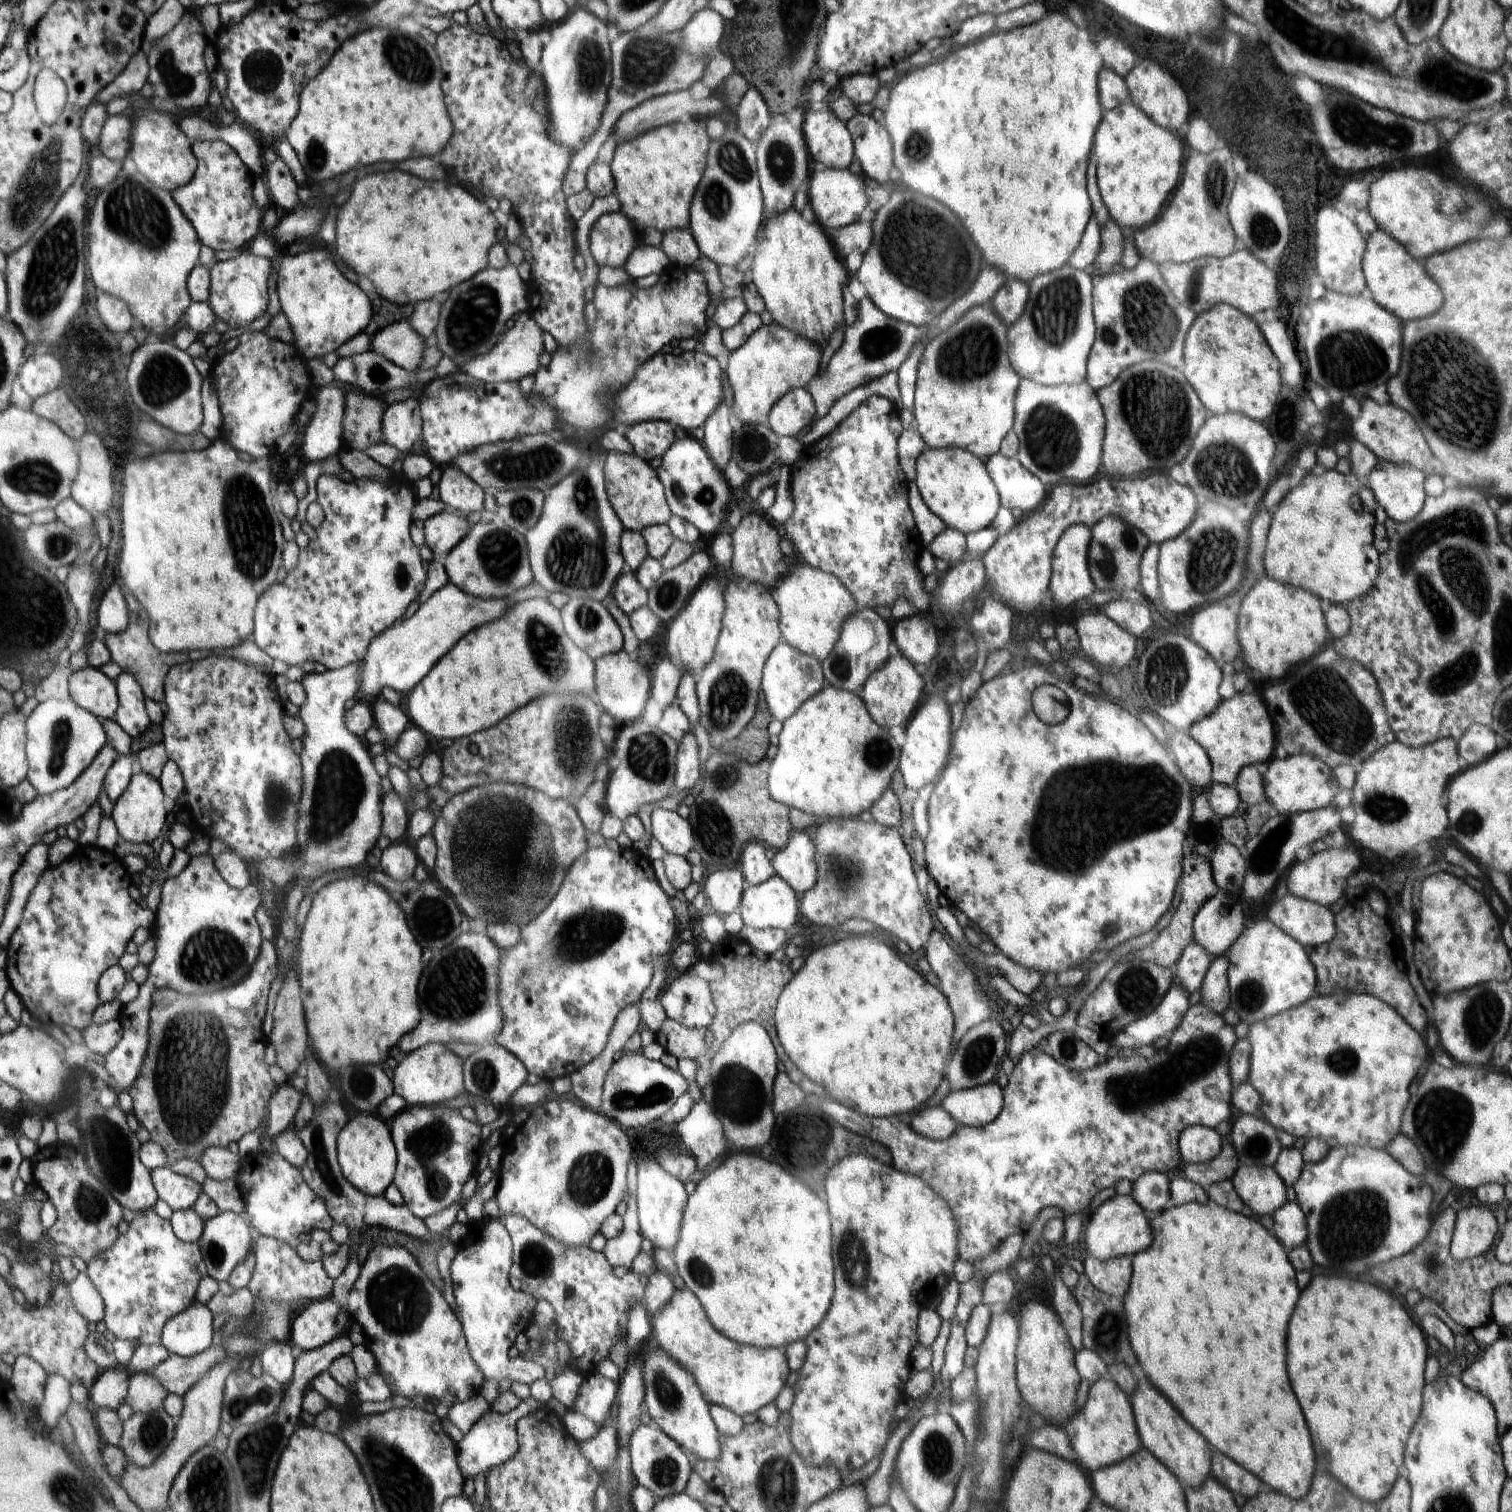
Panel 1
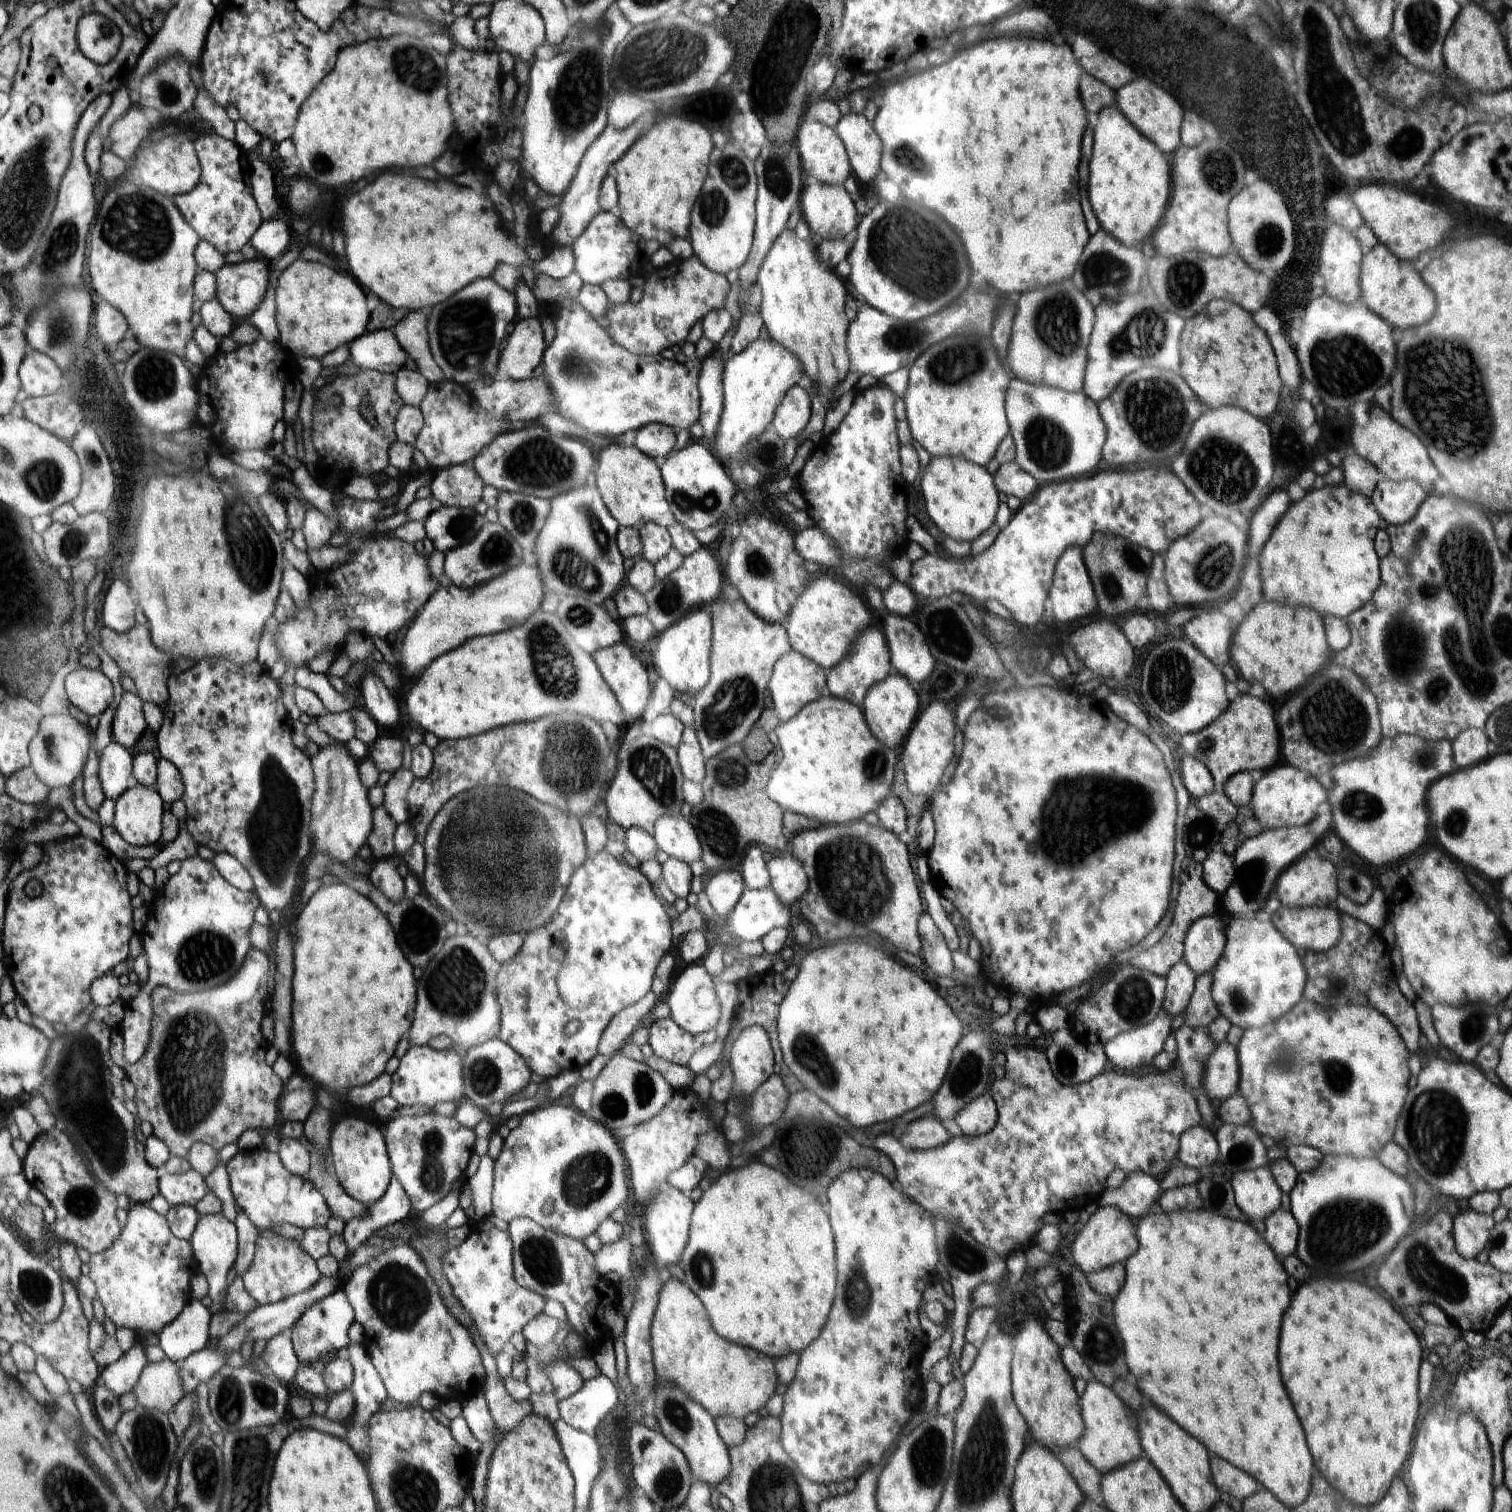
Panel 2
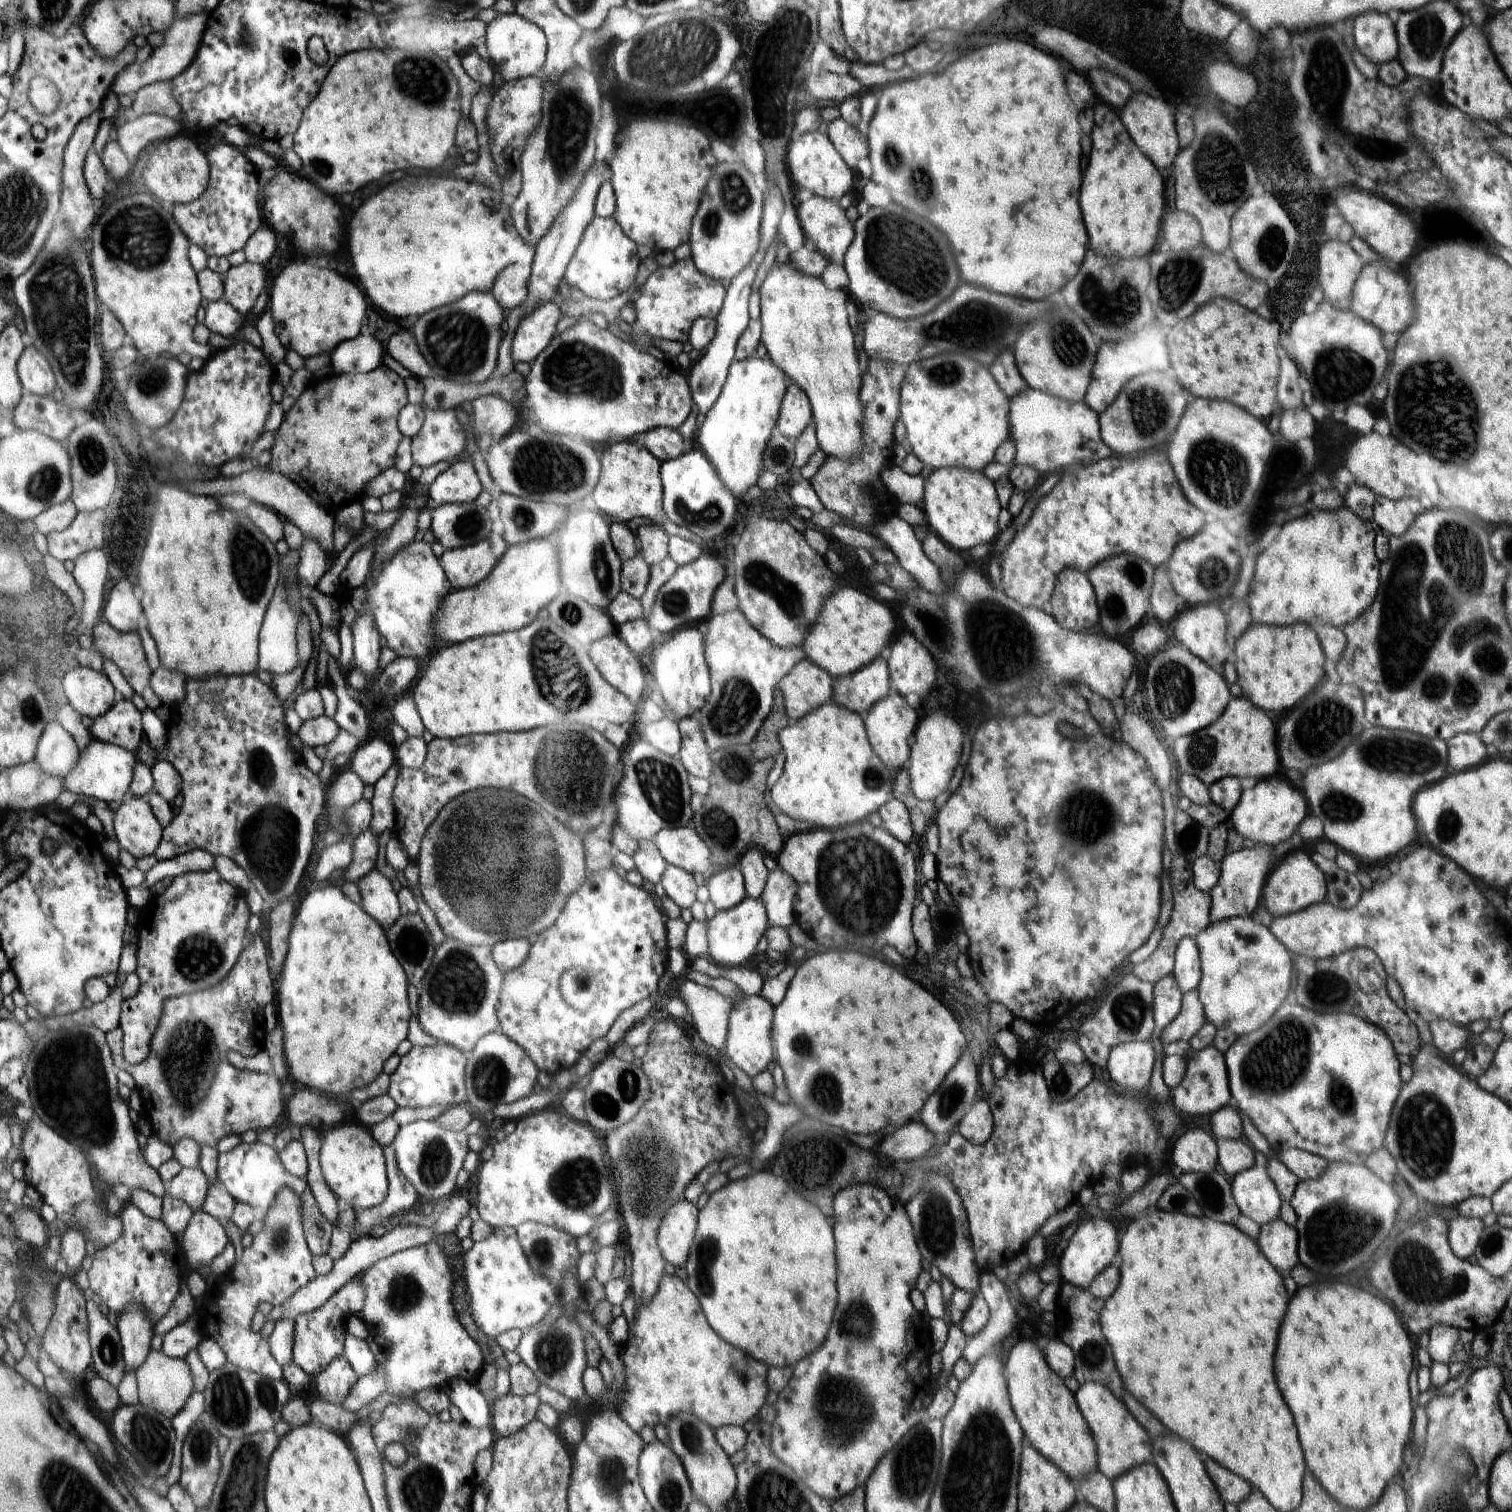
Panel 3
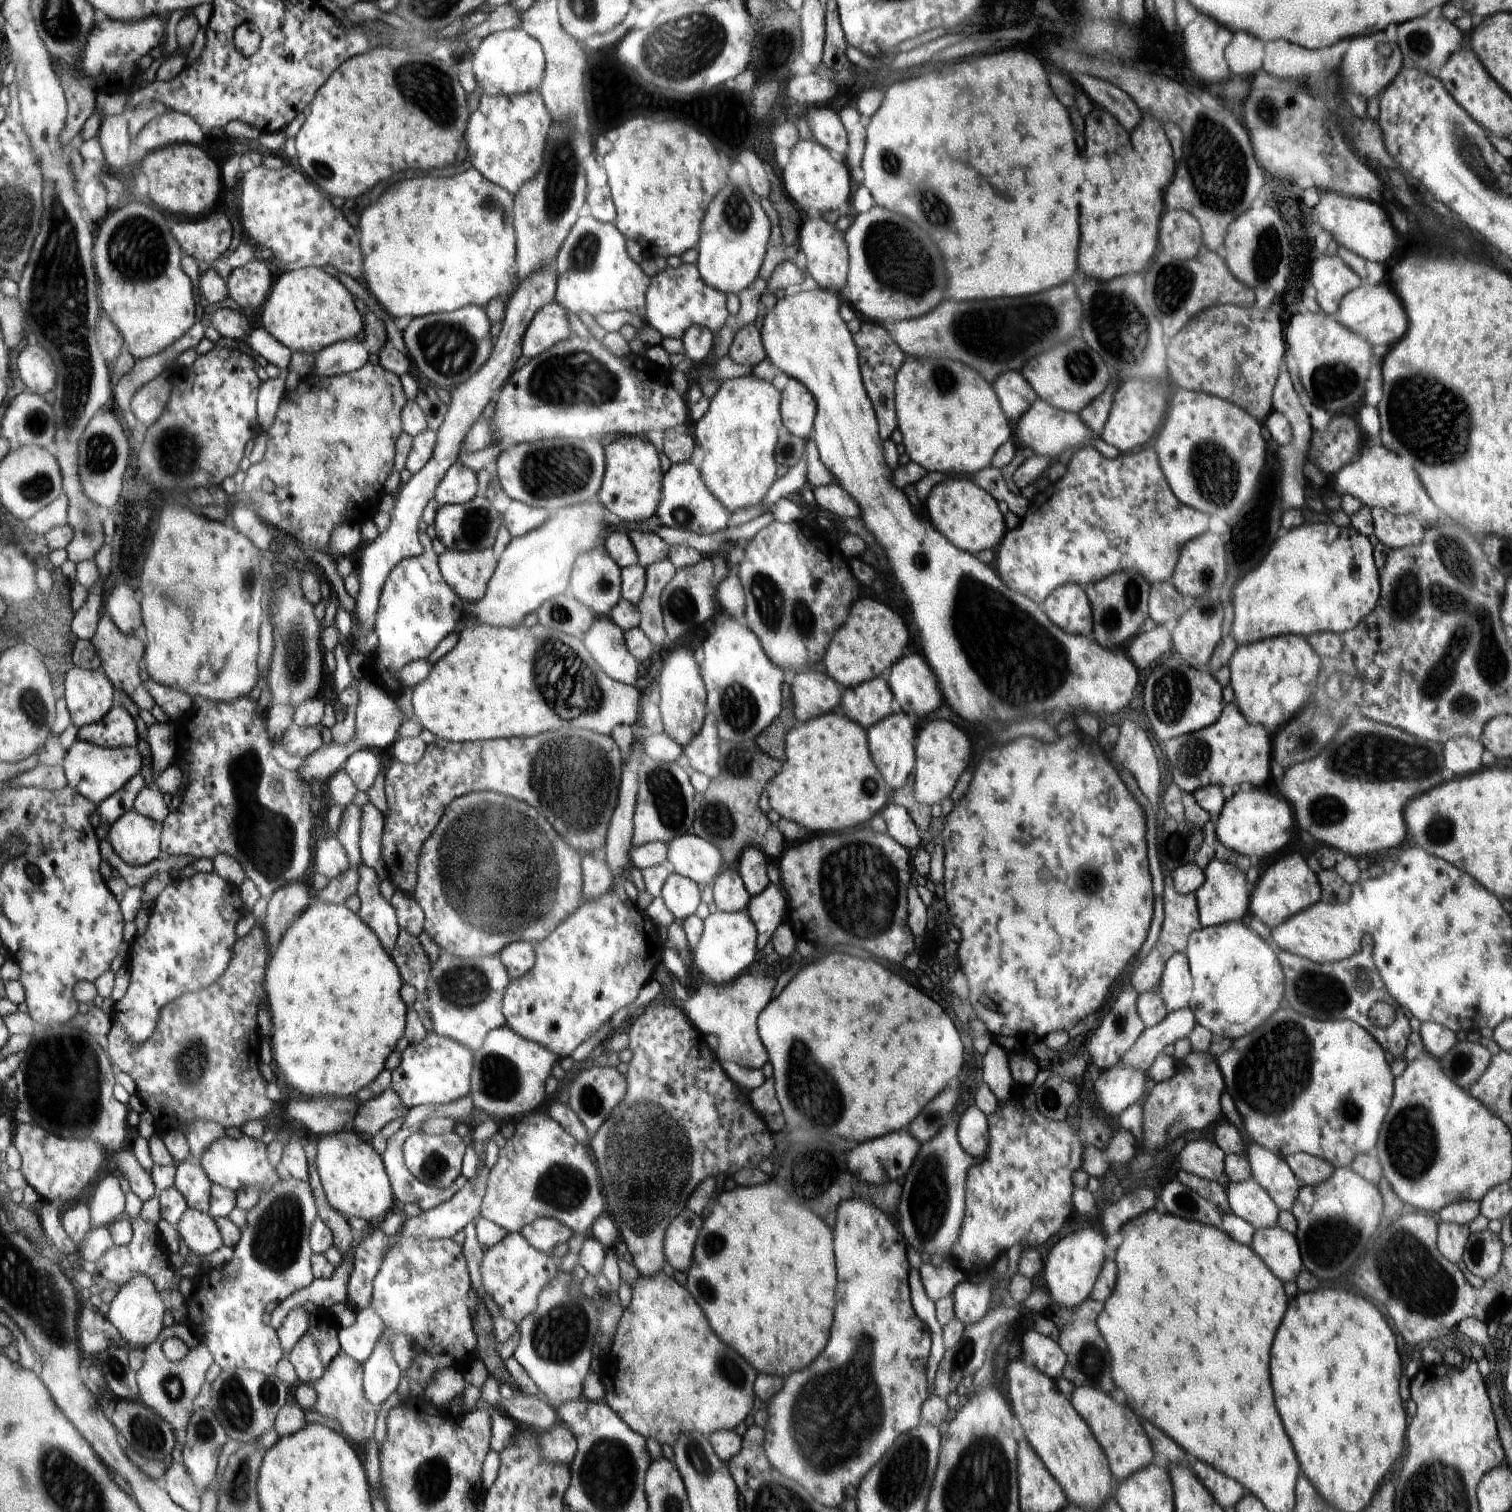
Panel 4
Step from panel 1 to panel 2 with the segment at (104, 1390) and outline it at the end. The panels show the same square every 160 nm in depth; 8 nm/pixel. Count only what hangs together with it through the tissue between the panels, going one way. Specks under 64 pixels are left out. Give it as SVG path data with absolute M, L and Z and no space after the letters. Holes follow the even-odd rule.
M142 1341L136 1343L124 1358L103 1370L101 1376L118 1396L134 1391L140 1382L144 1369L150 1363L146 1346Z

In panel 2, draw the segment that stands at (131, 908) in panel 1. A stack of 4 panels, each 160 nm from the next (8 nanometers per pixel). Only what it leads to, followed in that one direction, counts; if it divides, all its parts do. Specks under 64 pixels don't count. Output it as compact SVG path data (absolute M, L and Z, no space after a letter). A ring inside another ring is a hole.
M74 836L46 842L42 846L44 847L45 855L40 864L29 871L21 872L21 875L11 884L7 900L4 938L2 940L5 948L5 959L3 962L6 976L12 978L17 993L26 1001L33 1014L46 1018L52 1024L56 1024L56 1022L70 1024L78 1014L82 1014L94 1002L92 987L94 982L98 980L98 977L112 973L112 970L116 968L116 964L120 964L120 962L131 961L130 940L132 940L132 936L134 936L136 931L134 929L134 904L132 904L132 894L128 890L128 873L131 863L123 861L116 853L106 847L103 842L95 841L90 837ZM32 880L38 880L44 886L44 894L42 896L37 896L36 898L28 896L26 886Z

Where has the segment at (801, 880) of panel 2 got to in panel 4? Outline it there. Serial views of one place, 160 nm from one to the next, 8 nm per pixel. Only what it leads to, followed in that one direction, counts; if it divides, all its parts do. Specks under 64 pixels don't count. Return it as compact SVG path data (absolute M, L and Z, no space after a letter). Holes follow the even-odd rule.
M770 883L760 894L751 897L751 902L746 908L758 933L756 939L758 951L768 944L770 936L775 934L774 930L778 930L778 924L782 922L786 902L784 902L784 896L778 887L780 886Z

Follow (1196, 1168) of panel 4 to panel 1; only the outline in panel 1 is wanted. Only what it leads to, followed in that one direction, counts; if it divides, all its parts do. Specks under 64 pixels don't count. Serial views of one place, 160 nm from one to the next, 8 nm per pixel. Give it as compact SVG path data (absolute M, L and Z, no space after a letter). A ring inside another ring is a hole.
M1192 1125L1180 1133L1177 1154L1186 1164L1207 1163L1222 1150L1222 1139L1213 1128Z

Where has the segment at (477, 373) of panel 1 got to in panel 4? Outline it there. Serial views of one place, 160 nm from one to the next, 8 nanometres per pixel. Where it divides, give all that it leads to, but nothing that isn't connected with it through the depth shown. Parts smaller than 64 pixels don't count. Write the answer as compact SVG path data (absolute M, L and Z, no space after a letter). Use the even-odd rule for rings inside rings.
M556 300L548 302L528 324L523 334L521 355L534 358L547 348L568 340L574 335L565 308Z

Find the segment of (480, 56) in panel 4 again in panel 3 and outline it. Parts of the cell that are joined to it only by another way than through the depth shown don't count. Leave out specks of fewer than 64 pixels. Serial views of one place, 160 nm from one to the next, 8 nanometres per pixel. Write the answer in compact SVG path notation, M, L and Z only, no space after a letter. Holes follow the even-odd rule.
M518 13L504 14L487 24L485 50L482 52L489 59L494 72L498 72L505 82L524 77L534 77L544 64L546 54L546 38L544 31L532 21L518 16Z

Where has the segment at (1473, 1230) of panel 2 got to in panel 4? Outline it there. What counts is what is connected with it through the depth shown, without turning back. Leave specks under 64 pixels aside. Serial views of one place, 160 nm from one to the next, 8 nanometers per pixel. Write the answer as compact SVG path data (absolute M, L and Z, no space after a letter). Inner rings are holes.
M1447 1222L1440 1223L1437 1236L1437 1247L1440 1254L1452 1264L1460 1265L1469 1234L1467 1225Z

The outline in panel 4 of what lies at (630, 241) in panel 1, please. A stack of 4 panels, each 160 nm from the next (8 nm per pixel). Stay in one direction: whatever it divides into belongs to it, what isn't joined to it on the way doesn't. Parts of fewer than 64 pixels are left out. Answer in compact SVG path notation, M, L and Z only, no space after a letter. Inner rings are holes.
M592 216L580 218L560 247L553 265L557 275L554 300L578 317L582 312L595 317L604 312L628 310L648 325L645 304L651 280L630 258L626 241L614 223L602 224Z

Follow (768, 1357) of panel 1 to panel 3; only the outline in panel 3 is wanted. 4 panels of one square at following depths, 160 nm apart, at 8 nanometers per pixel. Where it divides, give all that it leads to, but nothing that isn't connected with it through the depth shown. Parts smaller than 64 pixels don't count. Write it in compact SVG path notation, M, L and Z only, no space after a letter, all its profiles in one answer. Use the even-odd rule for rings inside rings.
M665 1274L659 1284L658 1292L647 1303L635 1308L632 1324L628 1329L628 1339L622 1348L621 1361L624 1367L622 1396L618 1400L619 1415L636 1431L644 1425L654 1428L656 1424L666 1424L672 1416L681 1412L692 1412L713 1430L726 1424L743 1426L758 1408L764 1404L766 1394L766 1366L745 1352L732 1348L733 1344L724 1342L706 1322L702 1305L694 1296L690 1286L686 1286L676 1275Z

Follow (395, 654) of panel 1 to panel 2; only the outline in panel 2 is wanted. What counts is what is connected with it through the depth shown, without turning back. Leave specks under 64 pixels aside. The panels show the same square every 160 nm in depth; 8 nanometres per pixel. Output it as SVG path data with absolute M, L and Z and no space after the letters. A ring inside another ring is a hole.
M523 562L504 571L499 577L472 588L458 588L447 582L422 608L422 612L418 614L415 622L408 628L403 641L398 644L396 649L398 662L403 665L404 673L408 673L410 678L415 679L436 658L462 646L468 639L495 635L526 623L528 618L540 610L540 604L546 592L549 591L548 588L545 588L539 568L536 565L527 565Z

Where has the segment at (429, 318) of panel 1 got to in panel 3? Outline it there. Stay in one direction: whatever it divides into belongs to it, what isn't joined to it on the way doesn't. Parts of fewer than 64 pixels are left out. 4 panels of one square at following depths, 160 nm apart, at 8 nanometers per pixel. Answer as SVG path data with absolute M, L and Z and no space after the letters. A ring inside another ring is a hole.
M398 332L393 334L392 338L384 345L386 352L406 370L410 370L412 375L416 375L419 379L426 376L433 376L432 369L420 354L414 338L410 332Z

